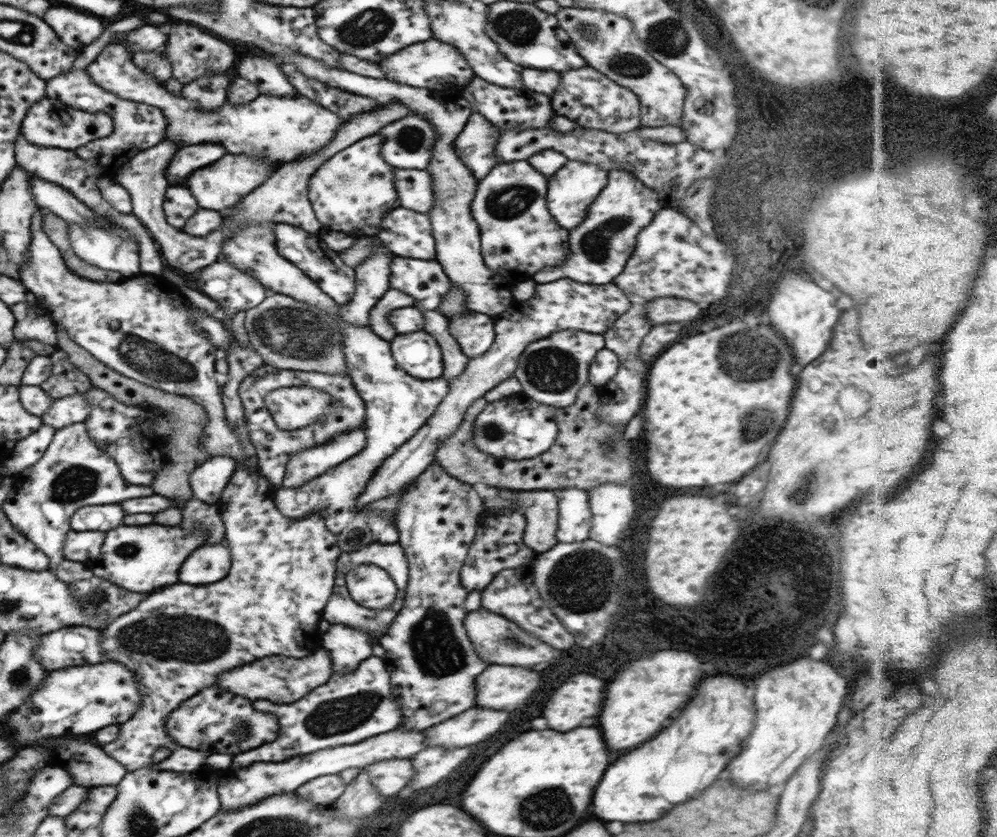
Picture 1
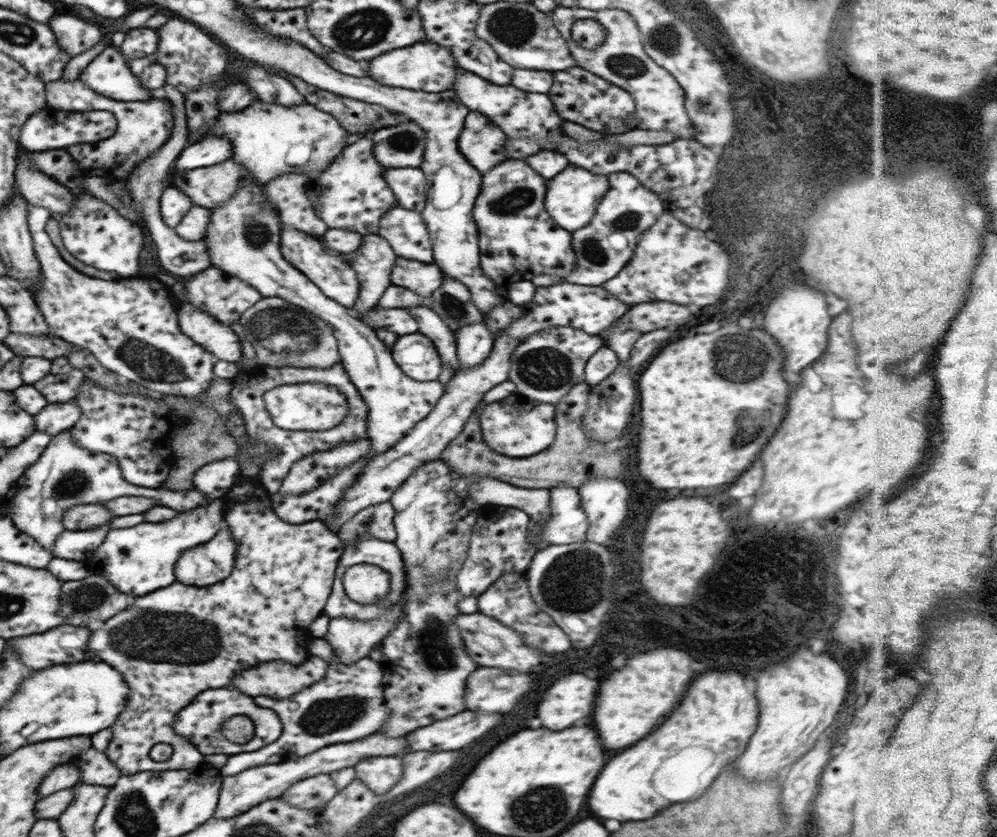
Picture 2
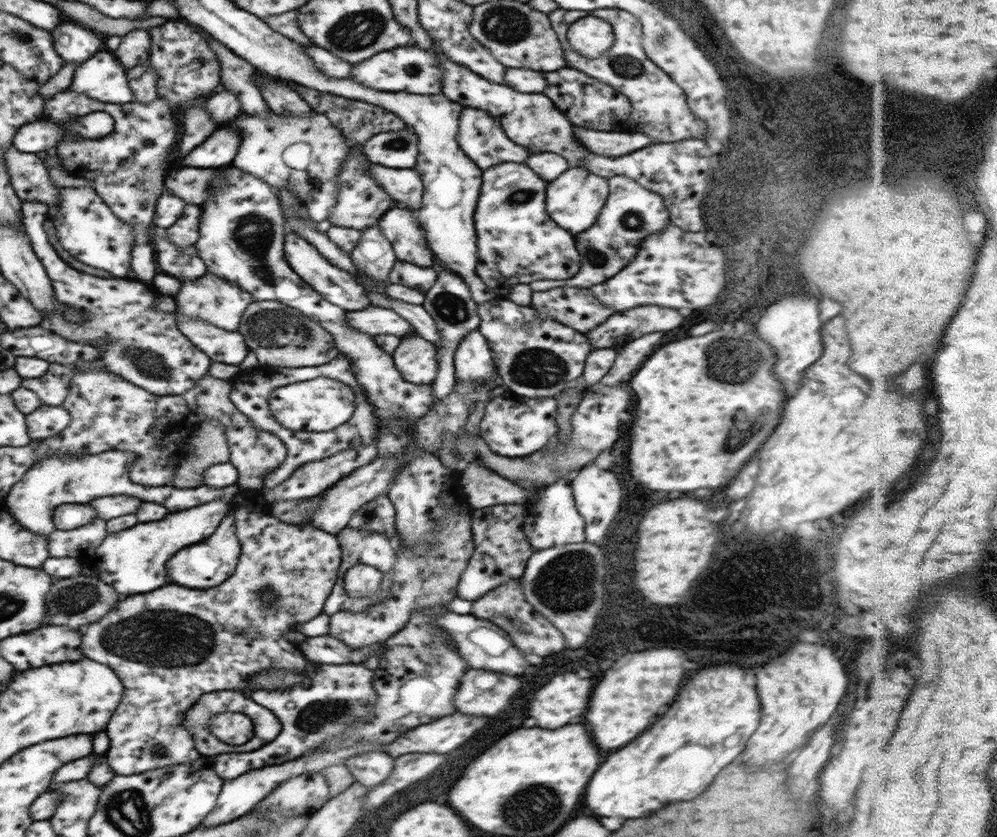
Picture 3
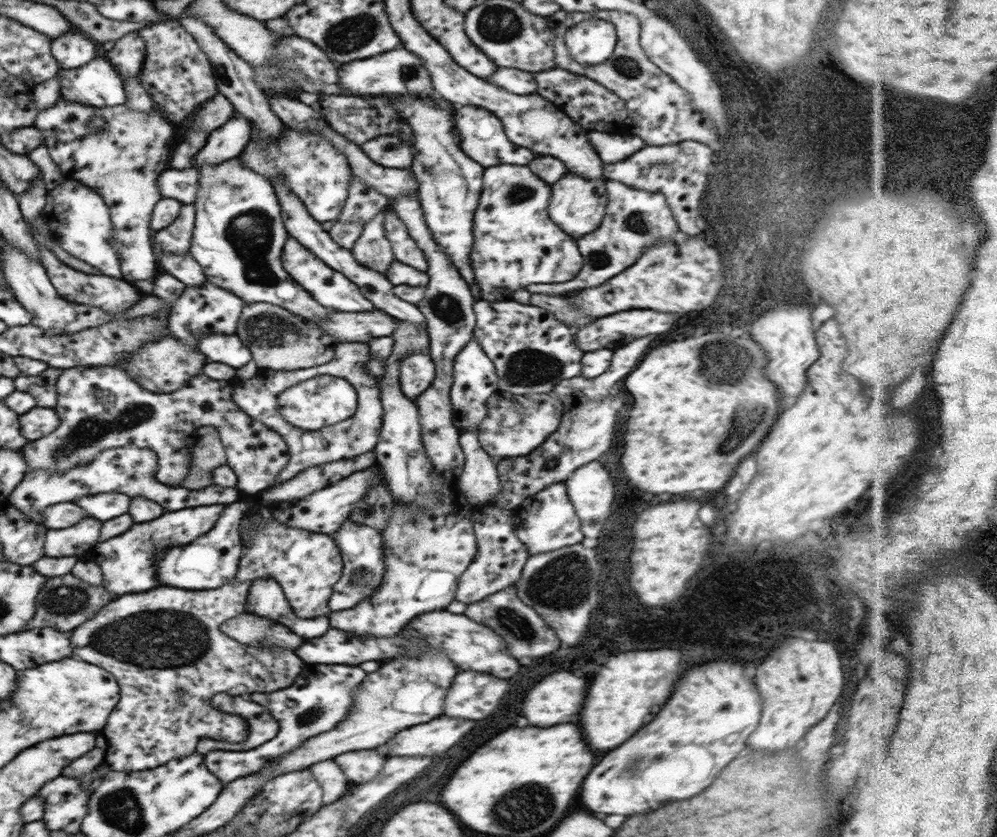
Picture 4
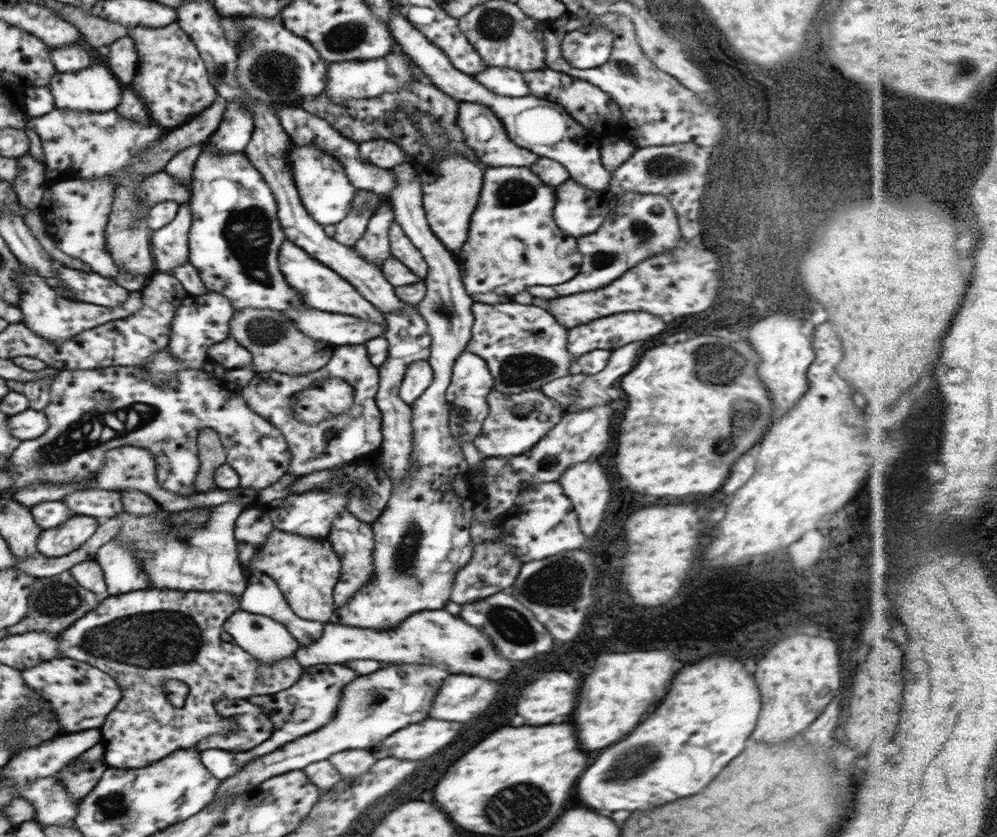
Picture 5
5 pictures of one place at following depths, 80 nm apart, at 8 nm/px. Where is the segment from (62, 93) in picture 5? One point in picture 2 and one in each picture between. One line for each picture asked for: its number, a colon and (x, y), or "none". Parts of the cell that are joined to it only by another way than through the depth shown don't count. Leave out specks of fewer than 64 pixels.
2: (109, 74)
3: (102, 77)
4: (97, 83)

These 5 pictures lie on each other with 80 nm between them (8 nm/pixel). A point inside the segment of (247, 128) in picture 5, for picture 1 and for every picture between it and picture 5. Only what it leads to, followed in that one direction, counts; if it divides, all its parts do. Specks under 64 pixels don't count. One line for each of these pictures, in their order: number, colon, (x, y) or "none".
1: (190, 158)
2: (213, 150)
3: (220, 149)
4: (228, 141)

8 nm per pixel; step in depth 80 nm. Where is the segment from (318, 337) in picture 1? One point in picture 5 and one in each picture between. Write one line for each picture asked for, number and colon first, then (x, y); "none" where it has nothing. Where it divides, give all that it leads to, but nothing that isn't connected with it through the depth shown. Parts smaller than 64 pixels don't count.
2: (282, 334)
3: (280, 336)
4: (277, 339)
5: (275, 344)

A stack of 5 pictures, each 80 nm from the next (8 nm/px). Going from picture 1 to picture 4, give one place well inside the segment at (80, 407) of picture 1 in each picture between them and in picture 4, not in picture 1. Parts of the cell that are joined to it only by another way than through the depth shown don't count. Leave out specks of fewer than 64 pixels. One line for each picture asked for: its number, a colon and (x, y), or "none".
2: (54, 418)
3: (46, 421)
4: (37, 422)

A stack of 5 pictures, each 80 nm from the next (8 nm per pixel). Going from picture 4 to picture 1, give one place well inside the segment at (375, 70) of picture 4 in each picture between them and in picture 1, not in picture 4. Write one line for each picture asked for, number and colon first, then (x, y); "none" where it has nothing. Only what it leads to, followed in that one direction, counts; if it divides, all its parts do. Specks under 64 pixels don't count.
1: (434, 65)
2: (427, 66)
3: (411, 69)

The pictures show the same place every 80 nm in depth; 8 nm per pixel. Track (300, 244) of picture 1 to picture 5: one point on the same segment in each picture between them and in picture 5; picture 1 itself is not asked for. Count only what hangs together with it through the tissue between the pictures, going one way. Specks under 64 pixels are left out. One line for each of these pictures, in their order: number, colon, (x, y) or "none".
2: (330, 273)
3: (337, 287)
4: (331, 289)
5: (321, 289)

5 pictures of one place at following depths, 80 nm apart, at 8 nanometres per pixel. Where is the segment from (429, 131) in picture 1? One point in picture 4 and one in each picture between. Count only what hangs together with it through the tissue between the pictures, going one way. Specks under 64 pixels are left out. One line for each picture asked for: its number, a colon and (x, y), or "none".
2: (402, 146)
3: (396, 148)
4: (390, 151)

